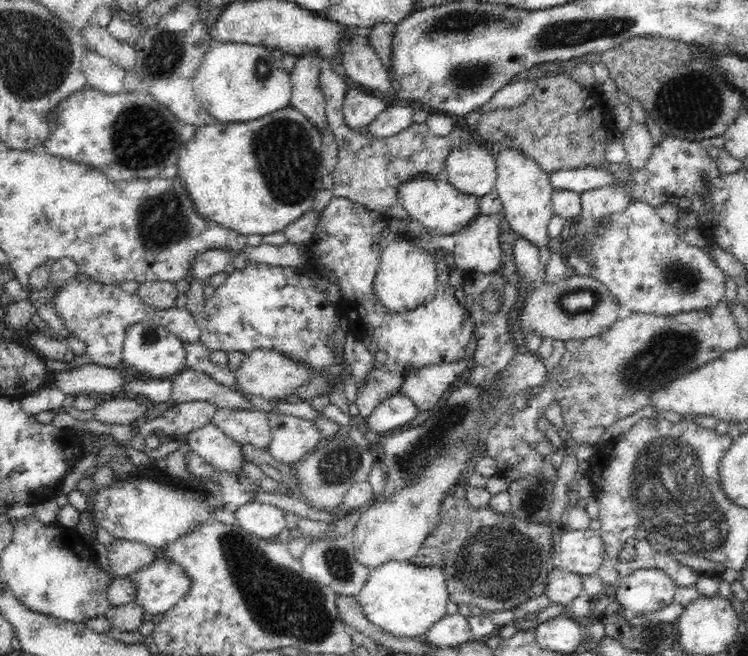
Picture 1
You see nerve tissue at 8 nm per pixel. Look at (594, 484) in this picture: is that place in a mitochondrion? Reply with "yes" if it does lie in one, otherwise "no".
no

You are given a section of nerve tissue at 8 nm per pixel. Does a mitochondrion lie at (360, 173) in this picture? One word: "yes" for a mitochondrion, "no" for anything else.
no

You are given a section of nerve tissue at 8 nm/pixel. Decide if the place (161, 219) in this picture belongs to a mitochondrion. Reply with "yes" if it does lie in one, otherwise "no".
yes

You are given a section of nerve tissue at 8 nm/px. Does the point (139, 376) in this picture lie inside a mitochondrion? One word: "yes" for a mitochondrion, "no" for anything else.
no

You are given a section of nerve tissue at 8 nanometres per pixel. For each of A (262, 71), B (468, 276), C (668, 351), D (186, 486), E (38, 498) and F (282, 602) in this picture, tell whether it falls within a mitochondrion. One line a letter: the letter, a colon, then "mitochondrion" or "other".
A: mitochondrion
B: other
C: mitochondrion
D: other
E: other
F: mitochondrion

